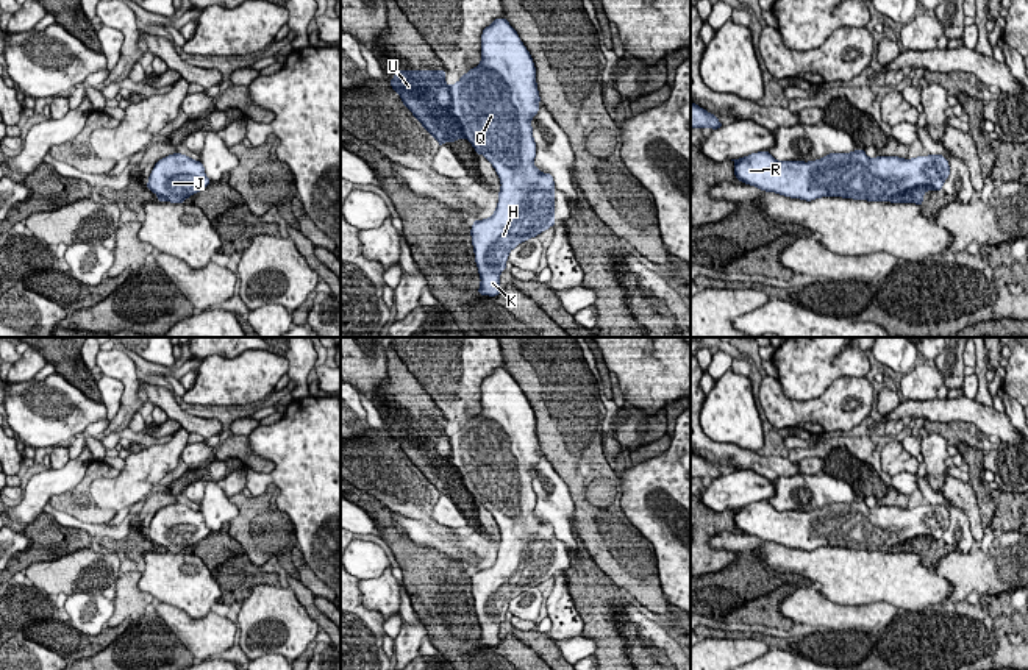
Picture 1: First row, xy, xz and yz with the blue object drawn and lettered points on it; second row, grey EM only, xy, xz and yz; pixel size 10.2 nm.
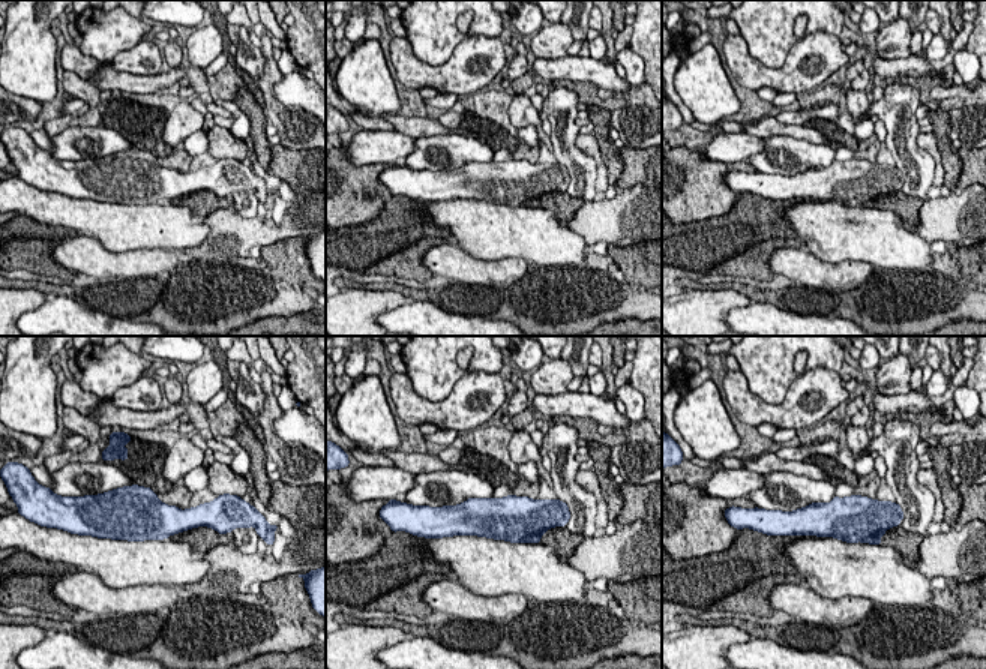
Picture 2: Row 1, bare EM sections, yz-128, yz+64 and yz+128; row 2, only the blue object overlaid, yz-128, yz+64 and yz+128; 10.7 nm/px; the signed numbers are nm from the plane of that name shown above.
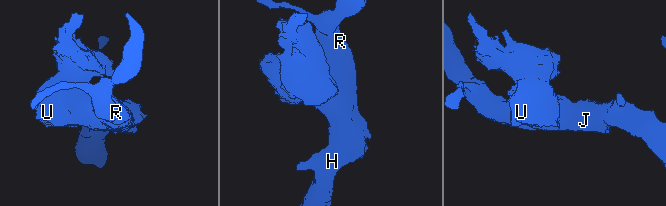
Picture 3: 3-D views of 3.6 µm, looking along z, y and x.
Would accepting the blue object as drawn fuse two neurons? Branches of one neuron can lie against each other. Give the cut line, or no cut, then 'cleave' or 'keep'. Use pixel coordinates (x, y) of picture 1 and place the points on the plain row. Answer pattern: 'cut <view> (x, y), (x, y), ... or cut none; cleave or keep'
cut none; keep

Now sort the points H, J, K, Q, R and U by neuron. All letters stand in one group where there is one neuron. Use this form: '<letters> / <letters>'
H J K Q R U

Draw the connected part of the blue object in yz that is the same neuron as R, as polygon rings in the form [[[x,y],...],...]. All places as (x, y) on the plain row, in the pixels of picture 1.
[[[864,500],[830,503],[822,509],[776,511],[769,501],[731,509],[734,526],[766,542],[800,550],[842,547],[867,551],[916,553],[926,540],[942,540],[950,515],[942,504],[901,509],[869,508]]]

